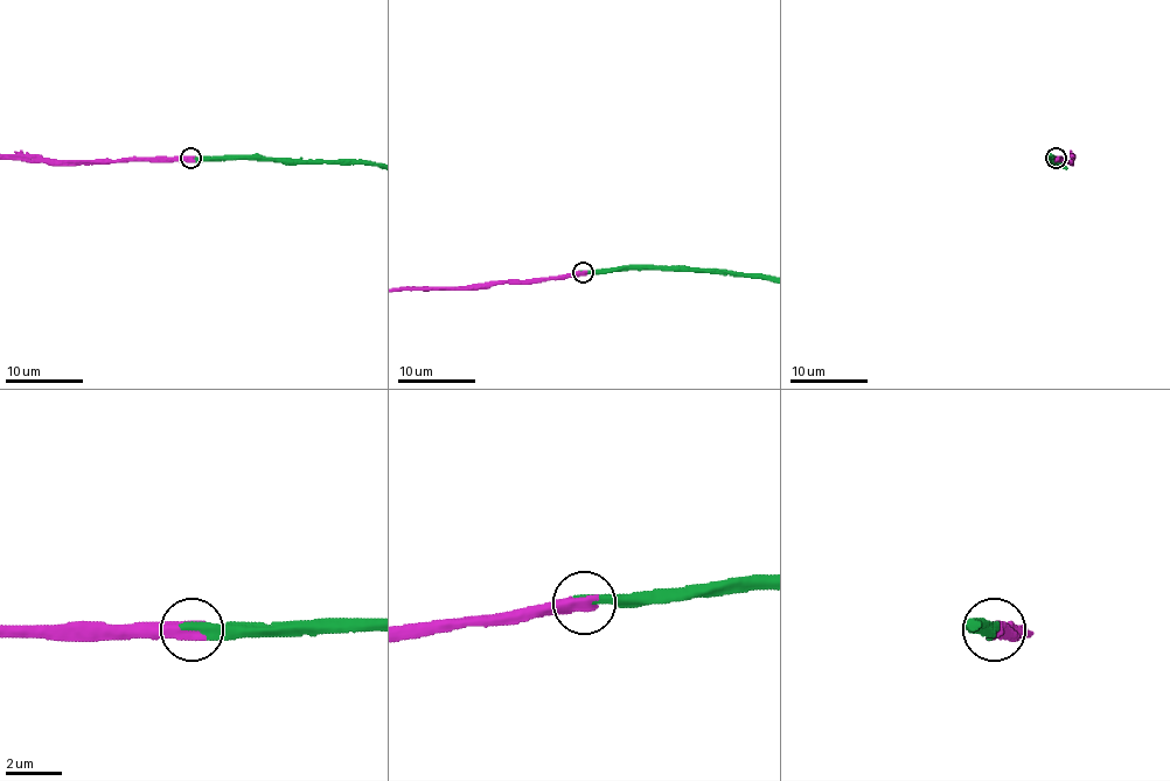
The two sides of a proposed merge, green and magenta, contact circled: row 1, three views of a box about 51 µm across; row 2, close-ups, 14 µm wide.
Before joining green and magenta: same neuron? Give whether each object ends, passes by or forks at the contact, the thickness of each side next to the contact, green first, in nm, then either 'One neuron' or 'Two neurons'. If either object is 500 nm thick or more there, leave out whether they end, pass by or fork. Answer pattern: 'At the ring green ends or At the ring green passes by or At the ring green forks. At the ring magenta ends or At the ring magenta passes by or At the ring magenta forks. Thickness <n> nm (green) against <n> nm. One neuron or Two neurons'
Thickness 400 nm (green) against 550 nm. One neuron

